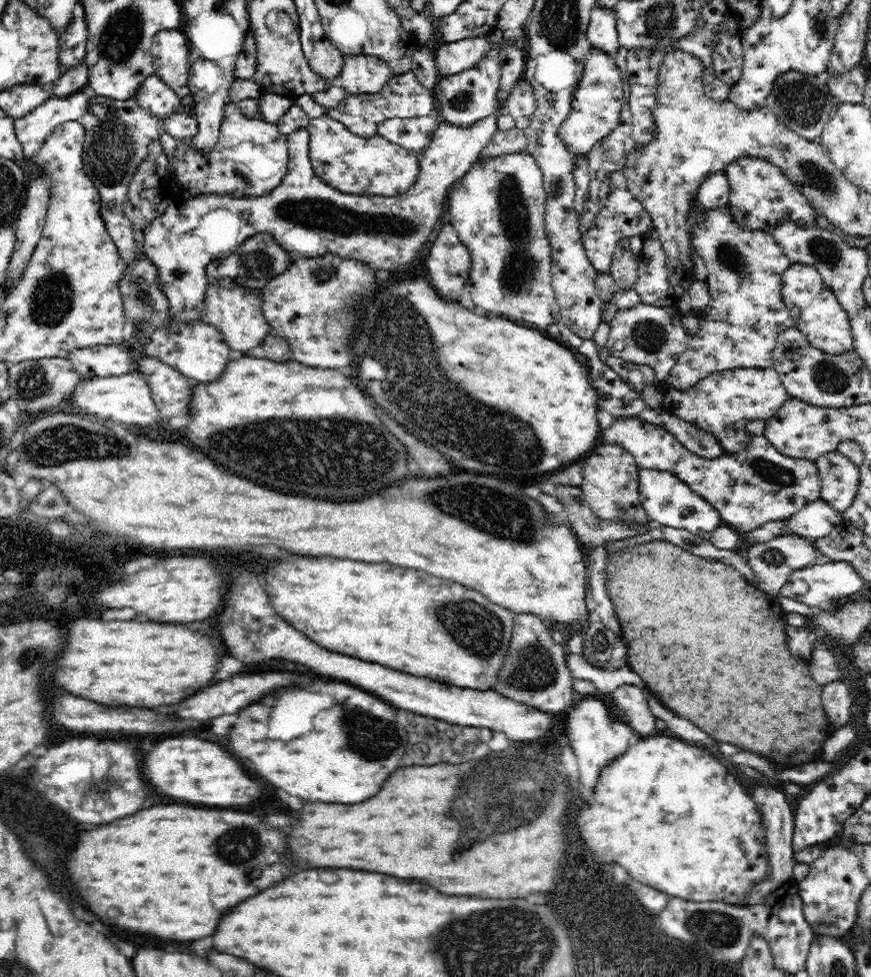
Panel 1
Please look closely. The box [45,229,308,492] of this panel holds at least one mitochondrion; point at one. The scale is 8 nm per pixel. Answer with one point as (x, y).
(257, 263)

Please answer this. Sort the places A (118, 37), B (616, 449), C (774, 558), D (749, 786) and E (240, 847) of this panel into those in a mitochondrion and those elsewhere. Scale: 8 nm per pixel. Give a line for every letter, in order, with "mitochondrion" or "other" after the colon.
A: mitochondrion
B: other
C: mitochondrion
D: other
E: mitochondrion

